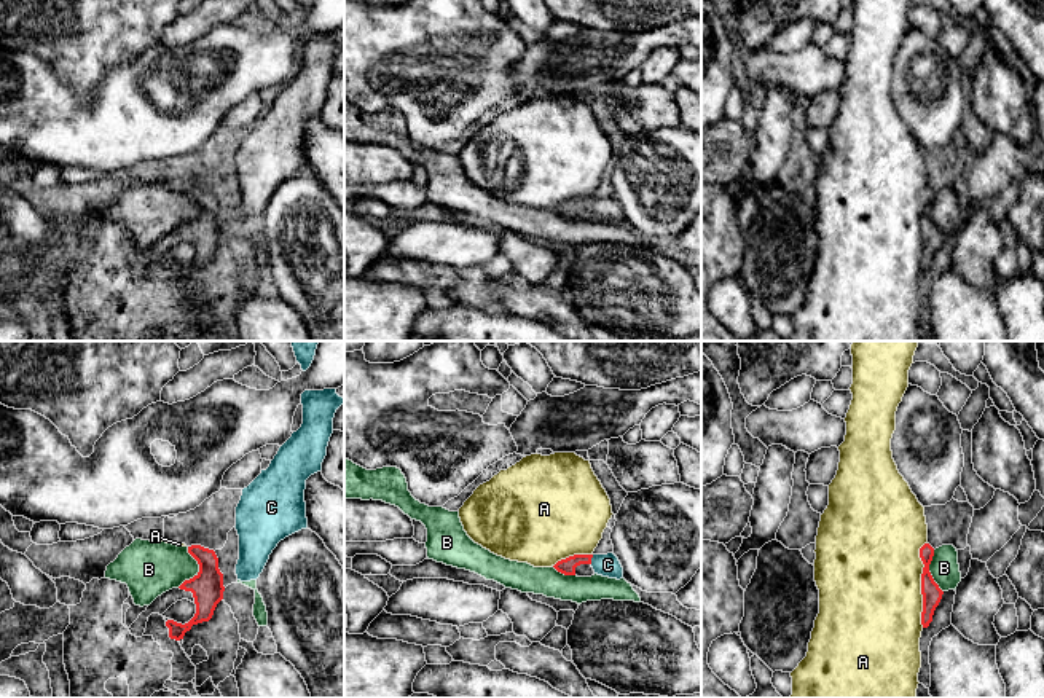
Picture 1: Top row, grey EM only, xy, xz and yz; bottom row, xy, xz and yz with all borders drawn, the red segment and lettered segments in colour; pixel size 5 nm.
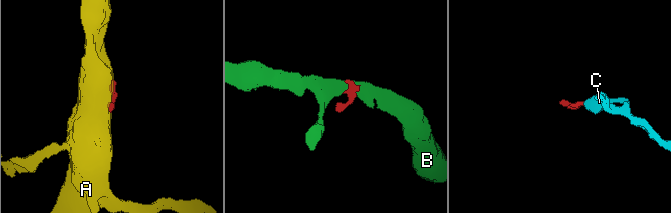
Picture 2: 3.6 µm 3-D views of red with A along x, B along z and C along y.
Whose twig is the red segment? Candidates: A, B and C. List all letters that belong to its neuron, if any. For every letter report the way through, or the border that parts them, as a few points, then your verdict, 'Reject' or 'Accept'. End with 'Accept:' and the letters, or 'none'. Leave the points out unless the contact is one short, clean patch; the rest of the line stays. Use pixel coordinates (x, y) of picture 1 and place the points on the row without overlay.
A: Reject
B: Boundary: xy (188, 190), (198, 214), (177, 230). Reject
C: Path across: xz (566, 209), (576, 203), (590, 203), (608, 207). Accept
Accept: C

